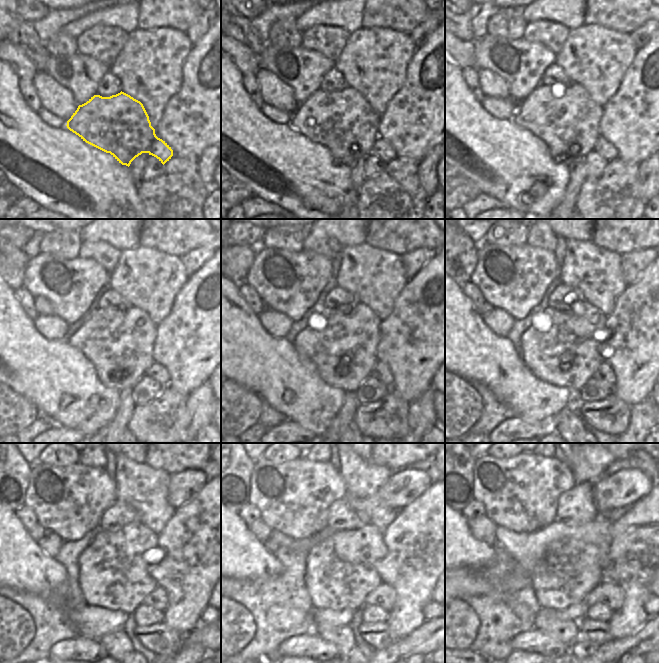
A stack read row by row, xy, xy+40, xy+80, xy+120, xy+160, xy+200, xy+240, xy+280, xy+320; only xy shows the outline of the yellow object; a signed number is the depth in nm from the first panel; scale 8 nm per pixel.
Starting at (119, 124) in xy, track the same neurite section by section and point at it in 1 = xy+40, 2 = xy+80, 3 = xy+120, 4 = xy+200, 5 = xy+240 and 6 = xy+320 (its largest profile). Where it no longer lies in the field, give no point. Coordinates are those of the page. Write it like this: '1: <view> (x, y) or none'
1: xy+40 (343, 122)
2: xy+80 (566, 119)
3: xy+120 (118, 341)
4: xy+200 (561, 347)
5: xy+240 (114, 574)
6: xy+320 (569, 572)

